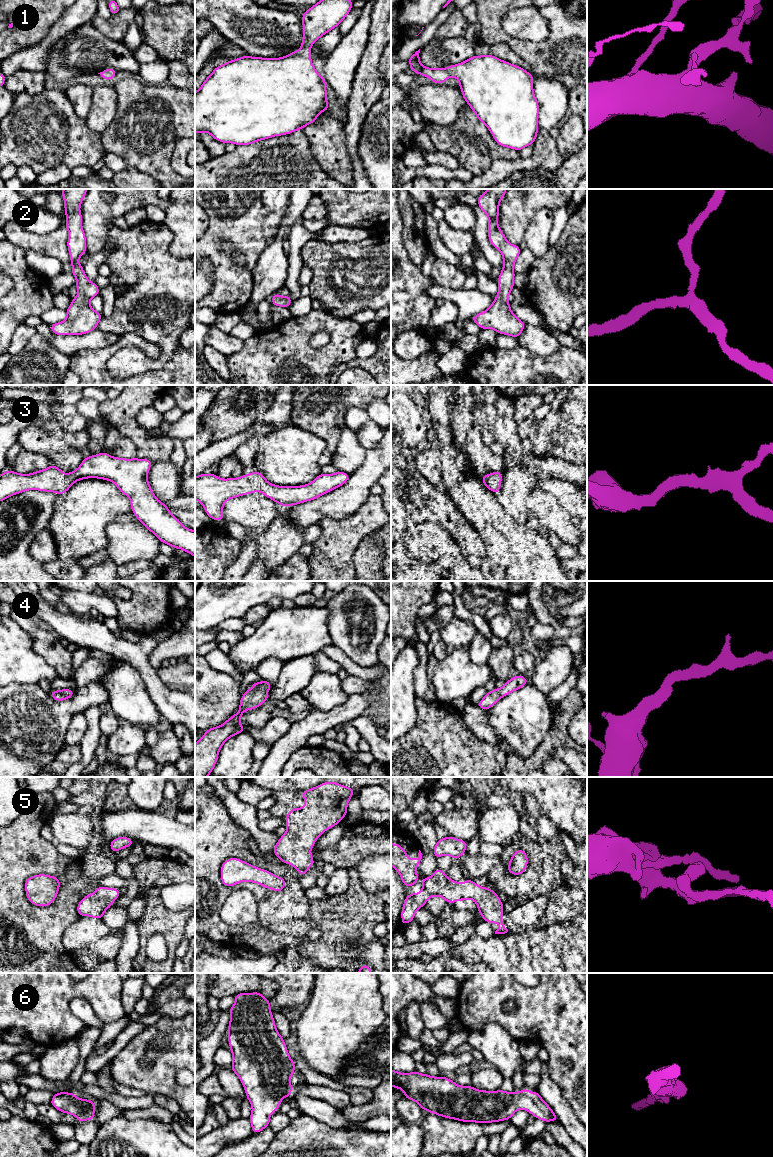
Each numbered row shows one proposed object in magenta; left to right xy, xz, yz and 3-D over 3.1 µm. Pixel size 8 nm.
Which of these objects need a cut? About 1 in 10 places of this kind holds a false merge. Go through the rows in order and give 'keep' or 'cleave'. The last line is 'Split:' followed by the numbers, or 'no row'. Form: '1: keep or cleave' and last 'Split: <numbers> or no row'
1: keep
2: keep
3: keep
4: keep
5: keep
6: keep
Split: no row

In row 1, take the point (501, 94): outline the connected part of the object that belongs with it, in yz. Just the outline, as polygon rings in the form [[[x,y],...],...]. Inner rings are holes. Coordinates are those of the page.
[[[420,49],[412,54],[408,59],[410,70],[425,76],[438,84],[444,83],[449,77],[456,77],[459,81],[459,86],[464,100],[474,111],[476,117],[489,129],[494,140],[500,146],[520,151],[535,142],[539,130],[539,104],[534,95],[534,77],[532,74],[519,66],[503,61],[493,55],[474,55],[462,63],[450,65],[447,68],[427,68],[421,64],[419,53]]]

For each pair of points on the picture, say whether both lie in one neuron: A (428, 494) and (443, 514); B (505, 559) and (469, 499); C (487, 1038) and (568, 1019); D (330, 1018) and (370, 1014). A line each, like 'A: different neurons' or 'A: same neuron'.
A: same neuron
B: same neuron
C: different neurons
D: same neuron

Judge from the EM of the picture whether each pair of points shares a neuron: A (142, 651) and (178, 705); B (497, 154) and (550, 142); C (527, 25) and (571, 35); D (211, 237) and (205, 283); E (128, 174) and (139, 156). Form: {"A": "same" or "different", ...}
{"A": "same", "B": "different", "C": "different", "D": "different", "E": "different"}

